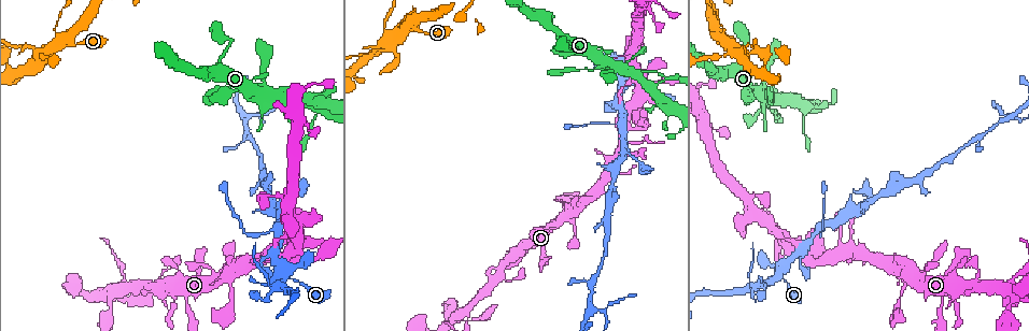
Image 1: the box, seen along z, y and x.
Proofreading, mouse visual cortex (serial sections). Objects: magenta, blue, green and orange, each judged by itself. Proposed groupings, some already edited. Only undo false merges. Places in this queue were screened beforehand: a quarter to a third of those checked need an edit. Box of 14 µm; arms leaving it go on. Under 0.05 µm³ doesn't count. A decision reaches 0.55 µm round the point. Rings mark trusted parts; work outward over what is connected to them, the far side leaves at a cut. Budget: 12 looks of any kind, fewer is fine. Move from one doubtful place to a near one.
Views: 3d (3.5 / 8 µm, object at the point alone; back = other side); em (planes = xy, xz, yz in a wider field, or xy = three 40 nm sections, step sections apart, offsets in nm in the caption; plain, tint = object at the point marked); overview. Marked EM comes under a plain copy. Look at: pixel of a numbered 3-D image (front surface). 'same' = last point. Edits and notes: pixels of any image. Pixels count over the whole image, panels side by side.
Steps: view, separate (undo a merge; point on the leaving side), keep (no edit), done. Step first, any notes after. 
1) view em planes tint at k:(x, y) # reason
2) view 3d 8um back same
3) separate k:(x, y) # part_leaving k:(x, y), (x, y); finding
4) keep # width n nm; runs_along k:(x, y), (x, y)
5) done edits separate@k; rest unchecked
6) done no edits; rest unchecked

view 3d 3.5um at 1:(924, 270) # abrupt turn

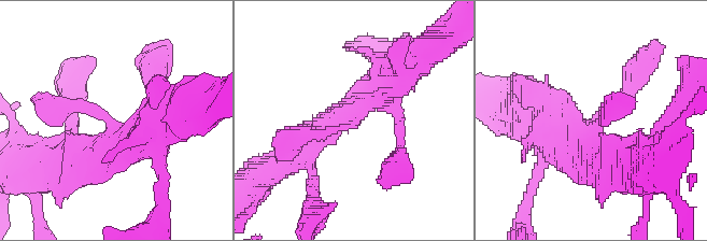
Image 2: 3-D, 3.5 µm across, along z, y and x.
view em planes tint at 2:(99, 114)

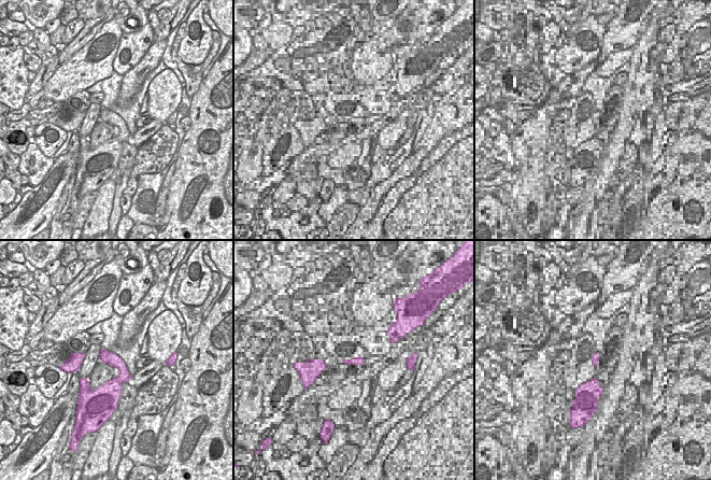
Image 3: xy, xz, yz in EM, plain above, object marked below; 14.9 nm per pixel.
keep # one cell here

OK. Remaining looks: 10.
view 3d 3.5um at 1:(279, 287) # sudden change in width

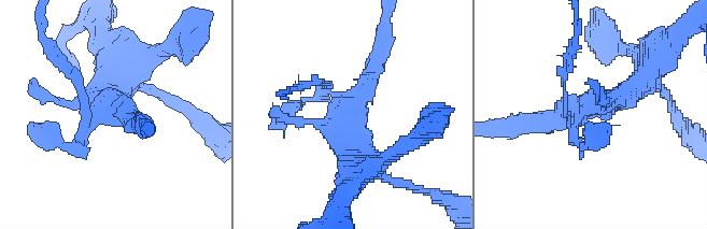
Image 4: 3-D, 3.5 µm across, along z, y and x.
view em planes tint at 4:(587, 106) # now the EM

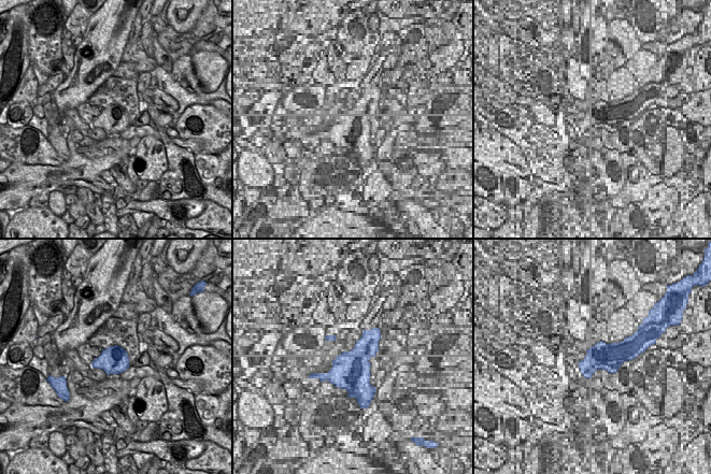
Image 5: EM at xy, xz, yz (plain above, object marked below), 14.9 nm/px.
separate 4:(293, 106) # part_leaving 4:(88, 126), (72, 145), (42, 126); two cells meet here

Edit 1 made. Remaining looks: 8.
view overview

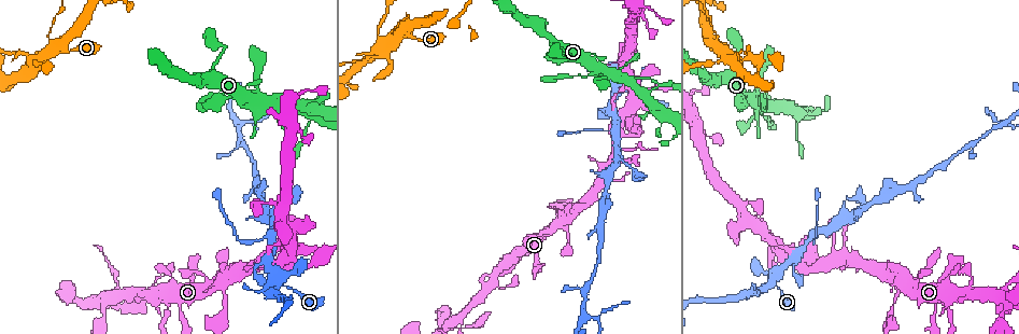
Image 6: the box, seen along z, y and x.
view em xy step 5 tint at 6:(615, 130) # small branch off a trunk

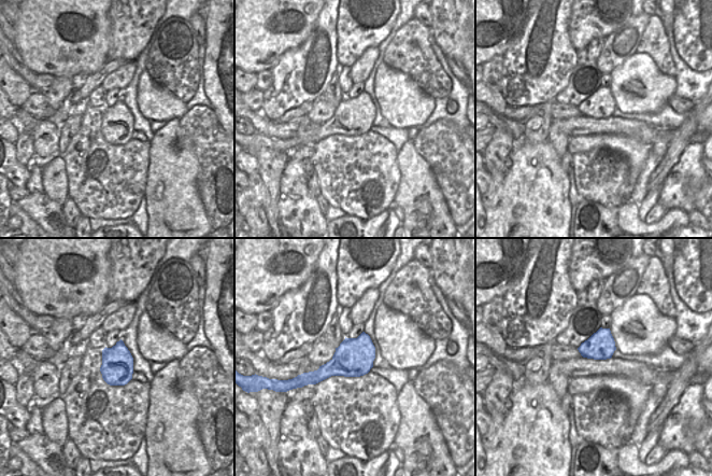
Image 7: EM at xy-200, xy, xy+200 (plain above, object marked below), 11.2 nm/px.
view 3d 3.5um same # wider look

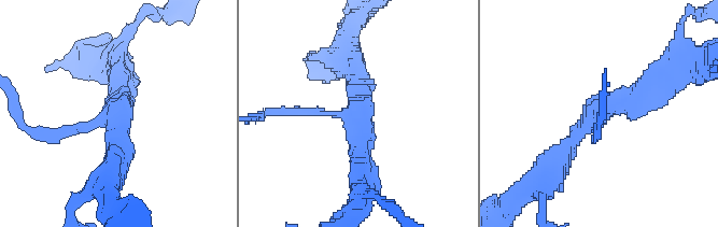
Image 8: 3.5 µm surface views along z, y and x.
separate 8:(59, 131) # width 440 nm; part_leaving 8:(97, 119), (64, 132), (27, 129); a second cell is stuck on

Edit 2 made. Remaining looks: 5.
view em xy step 2 tint at 6:(1002, 126) # side arm on a straight run

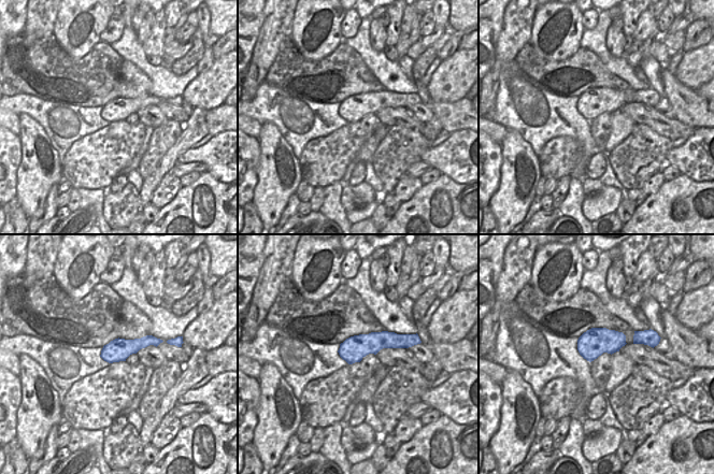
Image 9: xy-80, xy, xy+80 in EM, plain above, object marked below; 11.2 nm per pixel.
view 3d 3.5um back same

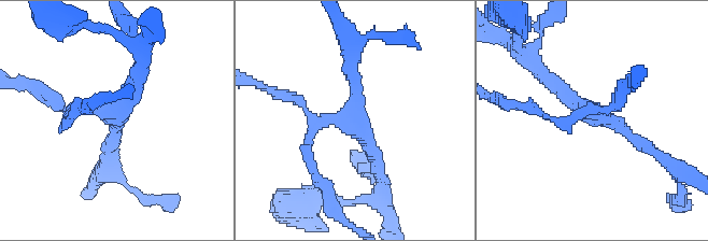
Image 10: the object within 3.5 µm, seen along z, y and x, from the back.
keep # runs_along 10:(656, 155), (546, 75); one cell here

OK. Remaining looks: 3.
view 3d 3.5um at 6:(1004, 301) # small branch off a trunk

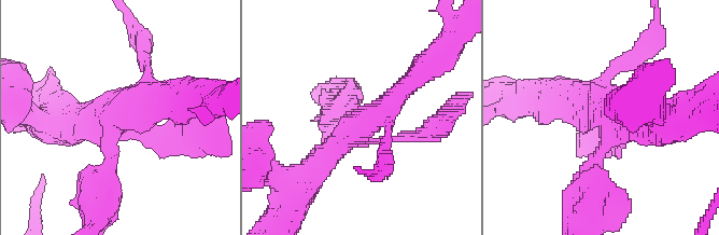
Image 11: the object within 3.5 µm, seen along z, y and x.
view em xy step 3 tint at 11:(353, 131) # arms 4; arm_widths 100, 250, 300, 400 nm; now the EM

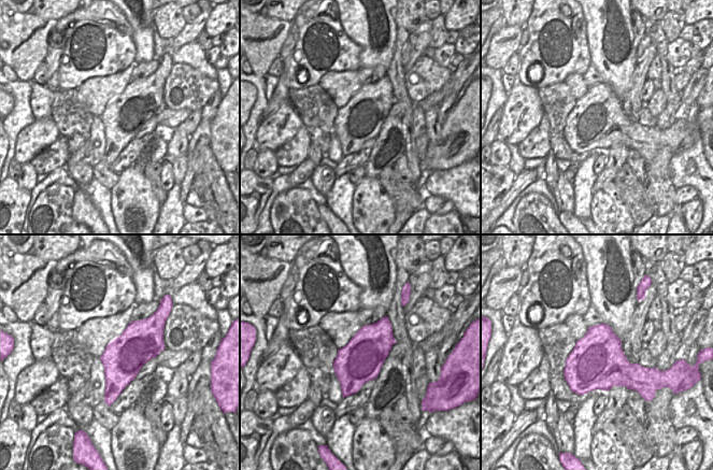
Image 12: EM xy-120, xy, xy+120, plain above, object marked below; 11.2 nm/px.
view em xy step 2 tint same

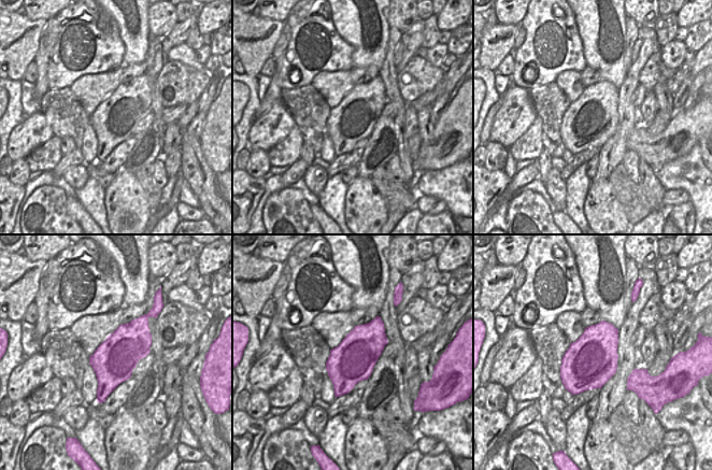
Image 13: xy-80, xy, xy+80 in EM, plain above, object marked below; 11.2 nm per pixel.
keep # width 480 nm; runs_along 11:(407, 85), (344, 137), (305, 179); continuous, no second cell

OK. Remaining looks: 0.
done edits separate@4, separate@8; rest unchecked

